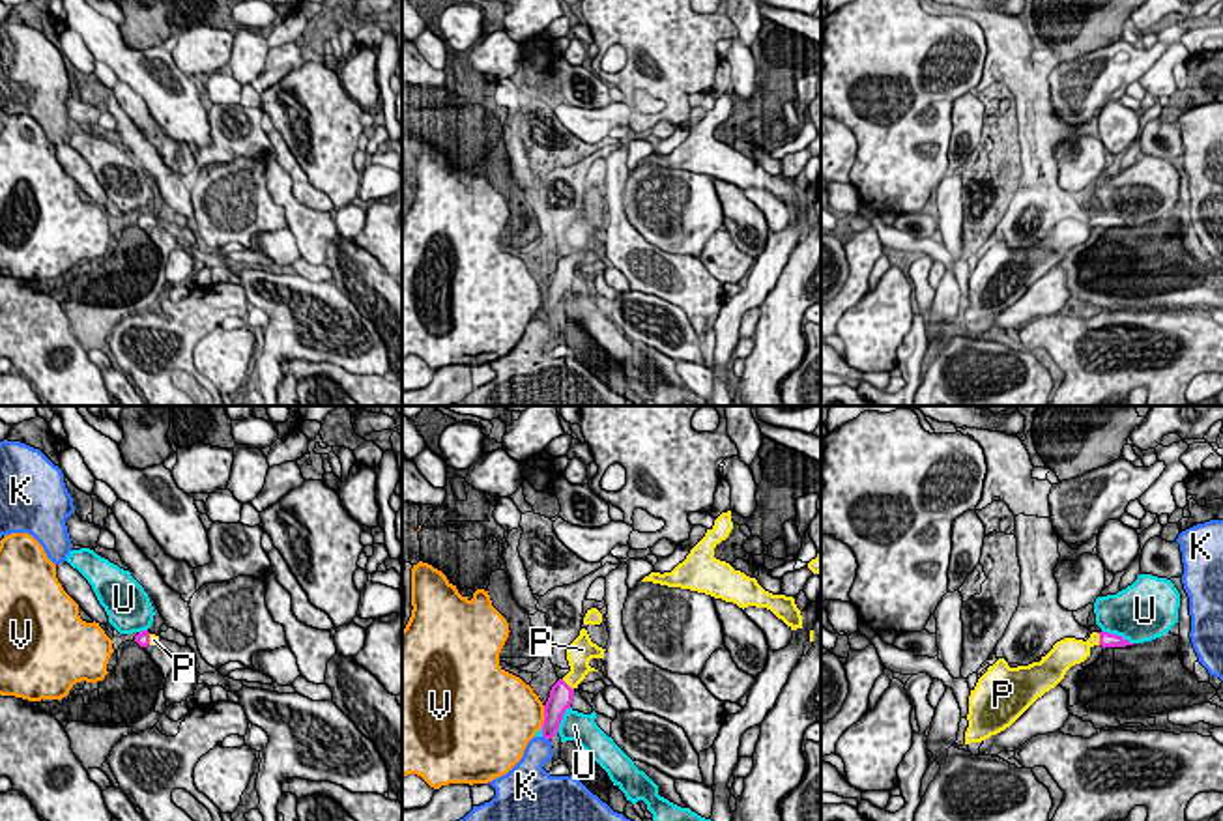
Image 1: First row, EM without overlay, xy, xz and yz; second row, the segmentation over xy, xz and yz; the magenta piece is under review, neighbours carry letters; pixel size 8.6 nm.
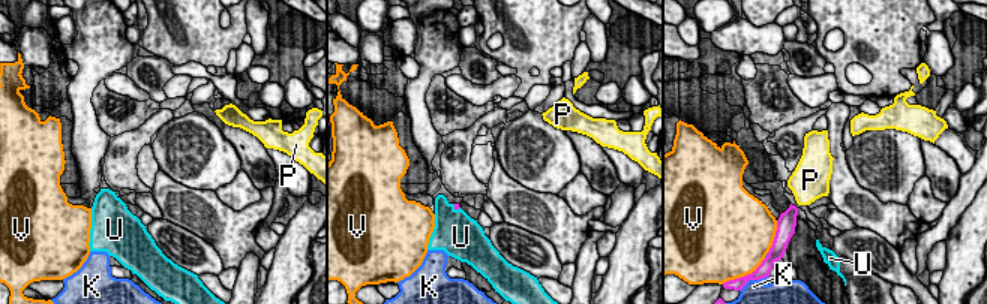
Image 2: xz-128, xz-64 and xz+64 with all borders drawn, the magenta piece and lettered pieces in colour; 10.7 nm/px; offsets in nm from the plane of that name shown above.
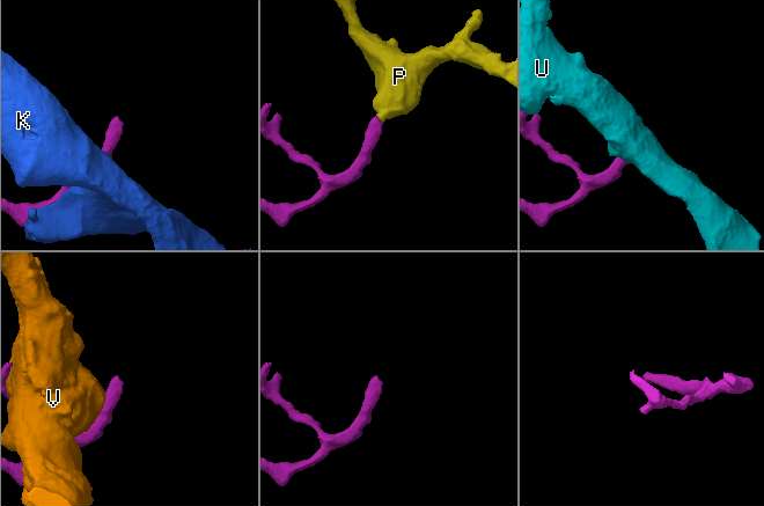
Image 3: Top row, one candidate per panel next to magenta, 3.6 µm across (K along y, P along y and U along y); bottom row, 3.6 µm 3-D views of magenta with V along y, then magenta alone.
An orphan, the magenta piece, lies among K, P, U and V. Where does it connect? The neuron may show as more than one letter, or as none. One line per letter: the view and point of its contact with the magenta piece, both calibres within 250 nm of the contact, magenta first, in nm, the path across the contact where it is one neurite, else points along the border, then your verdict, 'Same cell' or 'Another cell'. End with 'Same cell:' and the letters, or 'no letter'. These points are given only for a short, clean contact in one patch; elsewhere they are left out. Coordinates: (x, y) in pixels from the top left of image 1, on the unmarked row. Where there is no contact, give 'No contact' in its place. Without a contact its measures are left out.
K: Touches magenta at xz (546, 318). Thickness 190 nm (magenta) against 240 nm. Another cell
P: Touches magenta at yz (1100, 219). Thickness 130 nm (magenta) against 220 nm. Path across: yz (1106, 221), (1100, 219), (1076, 232). Same cell
U: Touches magenta at yz (1115, 216). Thickness 130 nm (magenta) against 460 nm. Boundary: yz (1102, 210), (1121, 216), (1132, 225). Another cell
V: Touches magenta at xz (545, 298). Thickness 200 nm (magenta) against 460 nm. Another cell
Same cell: P

